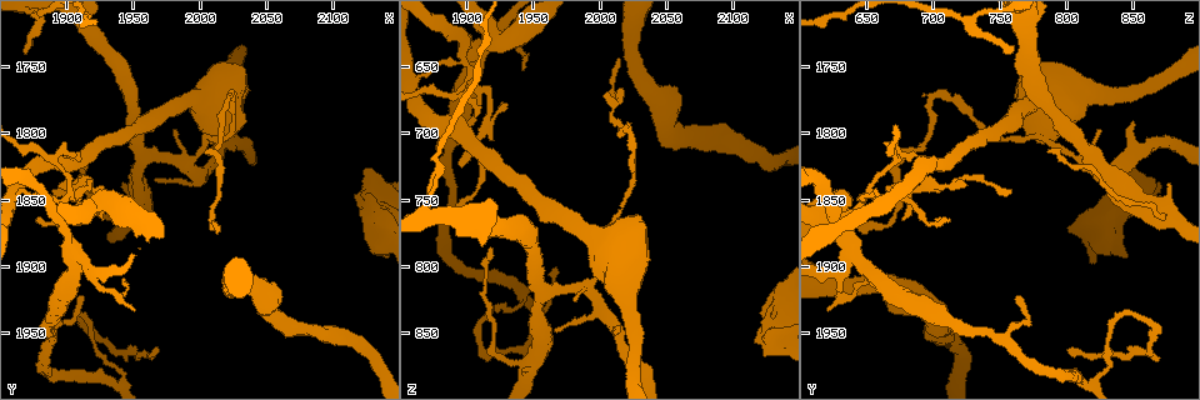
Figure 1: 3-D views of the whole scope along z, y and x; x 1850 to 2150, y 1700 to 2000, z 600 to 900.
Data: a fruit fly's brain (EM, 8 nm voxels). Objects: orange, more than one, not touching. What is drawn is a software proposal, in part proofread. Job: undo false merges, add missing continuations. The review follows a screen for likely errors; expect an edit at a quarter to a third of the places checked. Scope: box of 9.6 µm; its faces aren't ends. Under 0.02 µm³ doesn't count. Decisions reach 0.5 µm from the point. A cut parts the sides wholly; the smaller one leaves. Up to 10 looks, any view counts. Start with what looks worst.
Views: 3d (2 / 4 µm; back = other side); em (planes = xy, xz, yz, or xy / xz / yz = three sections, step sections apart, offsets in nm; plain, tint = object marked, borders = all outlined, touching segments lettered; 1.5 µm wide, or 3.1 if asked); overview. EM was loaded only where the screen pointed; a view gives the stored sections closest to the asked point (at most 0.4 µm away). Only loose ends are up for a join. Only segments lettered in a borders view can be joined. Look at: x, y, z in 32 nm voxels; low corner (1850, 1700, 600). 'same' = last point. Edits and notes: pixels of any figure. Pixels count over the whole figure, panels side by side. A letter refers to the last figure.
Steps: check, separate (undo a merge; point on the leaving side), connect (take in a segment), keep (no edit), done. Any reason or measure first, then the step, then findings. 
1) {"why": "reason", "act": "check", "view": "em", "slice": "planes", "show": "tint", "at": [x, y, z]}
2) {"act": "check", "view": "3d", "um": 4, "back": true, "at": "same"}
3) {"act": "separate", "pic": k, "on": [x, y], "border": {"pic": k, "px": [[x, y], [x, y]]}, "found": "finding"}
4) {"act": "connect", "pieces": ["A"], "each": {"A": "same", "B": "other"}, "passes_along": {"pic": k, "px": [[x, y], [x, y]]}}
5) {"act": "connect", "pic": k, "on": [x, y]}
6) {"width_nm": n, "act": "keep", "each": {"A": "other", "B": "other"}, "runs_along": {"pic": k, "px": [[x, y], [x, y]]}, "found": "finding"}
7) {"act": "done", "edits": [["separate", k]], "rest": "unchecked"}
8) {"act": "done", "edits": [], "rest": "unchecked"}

{"why": "four or more arms meet", "act": "check", "view": "3d", "um": 2, "back": true, "at": [1896, 1850, 646]}

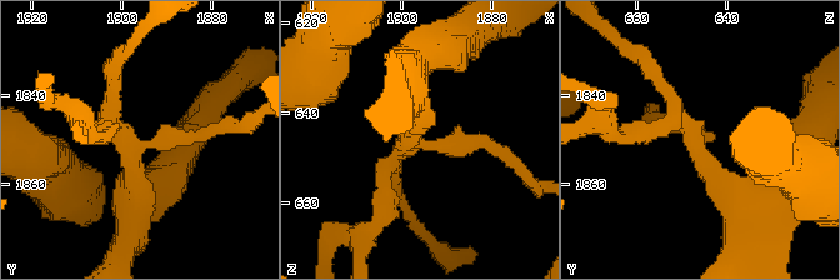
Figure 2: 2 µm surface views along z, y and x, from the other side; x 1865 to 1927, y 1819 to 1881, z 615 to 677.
{"arms": 4, "act": "check", "view": "em", "slice": "planes", "show": "borders", "at": [1895, 1851, 647]}

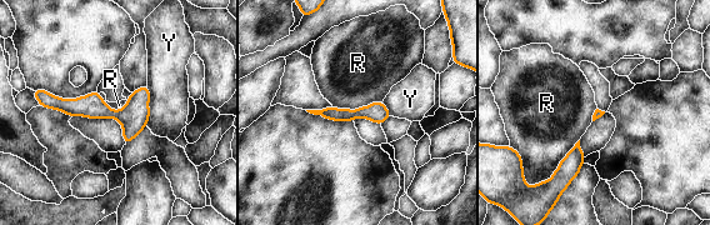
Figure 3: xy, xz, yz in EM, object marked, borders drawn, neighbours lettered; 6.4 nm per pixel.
{"act": "keep", "each": {"R": "other", "Y": "other"}, "found": "continuous, no second neuron"}

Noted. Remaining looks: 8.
{"why": "branch stops here", "act": "check", "view": "em", "slice": "planes", "show": "plain", "at": [1918, 1816, 788]}

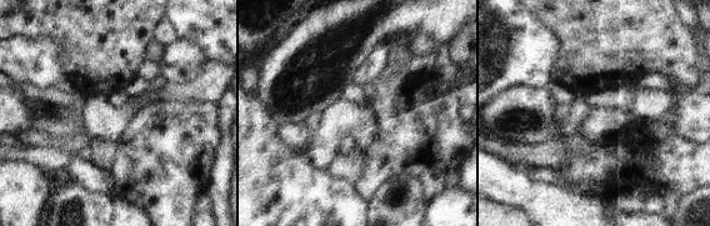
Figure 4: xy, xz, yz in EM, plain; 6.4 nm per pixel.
{"why": "see the neighbours", "act": "check", "view": "em", "slice": "planes", "show": "borders", "at": "same"}

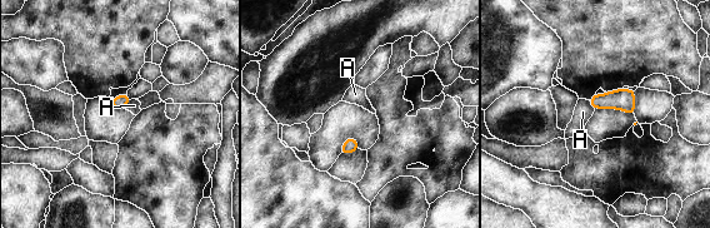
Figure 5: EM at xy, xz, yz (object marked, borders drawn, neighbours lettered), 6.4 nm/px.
{"act": "keep", "each": {"A": "other"}, "border": {"pic": 5, "px": [[131, 99], [123, 108]]}, "found": "none of them fits"}

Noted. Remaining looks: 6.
{"why": "two arms in line, one across", "act": "check", "view": "em", "slice": "xz", "step": 8, "show": "tint", "at": [1946, 1860, 872]}

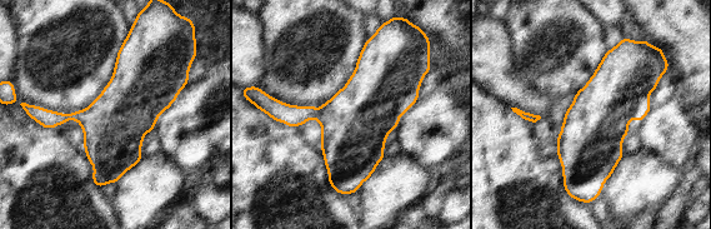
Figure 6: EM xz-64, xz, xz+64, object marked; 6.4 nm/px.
{"act": "check", "view": "em", "slice": "planes", "show": "tint", "at": "same"}

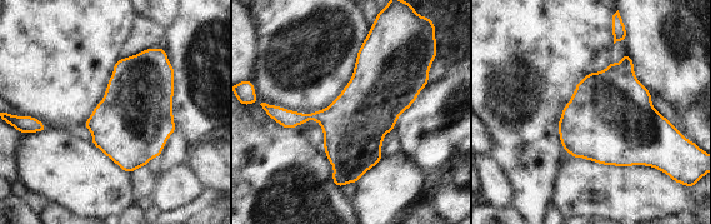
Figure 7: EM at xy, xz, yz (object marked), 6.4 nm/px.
{"act": "check", "view": "em", "slice": "planes", "show": "borders", "at": "same"}

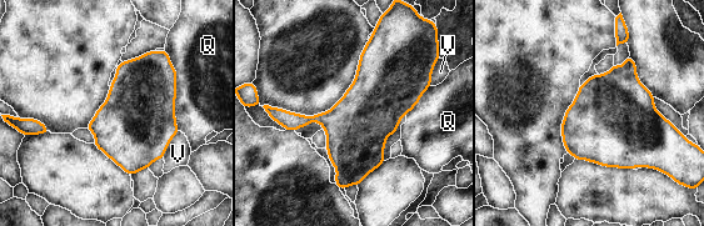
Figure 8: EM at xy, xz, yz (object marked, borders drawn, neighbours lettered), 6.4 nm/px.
{"act": "keep", "each": {"Q": "other", "V": "other"}, "border": {"pic": 8, "px": [[164, 49], [175, 69], [179, 130]]}, "found": "one neuron here"}

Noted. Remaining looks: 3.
{"why": "abrupt turn", "act": "check", "view": "3d", "um": 2, "back": true, "at": [2022, 1772, 700]}

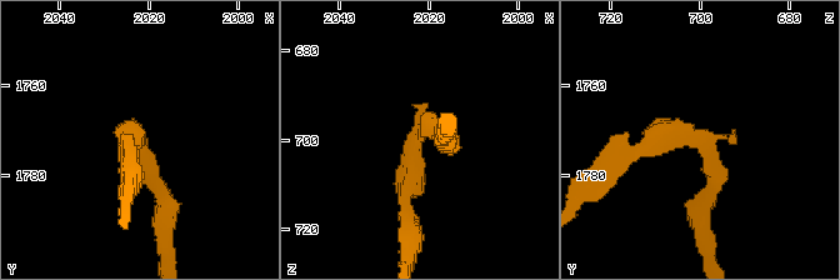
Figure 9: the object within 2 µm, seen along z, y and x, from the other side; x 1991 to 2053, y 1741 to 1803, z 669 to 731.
{"why": "need the tissue", "act": "check", "view": "em", "slice": "planes", "show": "borders", "at": [2021, 1775, 698]}

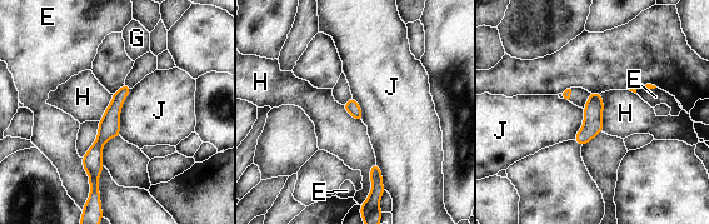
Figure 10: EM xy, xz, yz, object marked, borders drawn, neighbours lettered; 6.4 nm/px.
{"act": "keep", "each": {"E": "other", "G": "other", "H": "other", "J": "other"}, "border": {"pic": 10, "px": [[131, 89], [123, 103], [119, 135]]}, "found": "one neuron here"}

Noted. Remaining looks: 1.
{"act": "done", "edits": [], "rest": "unchecked"}

